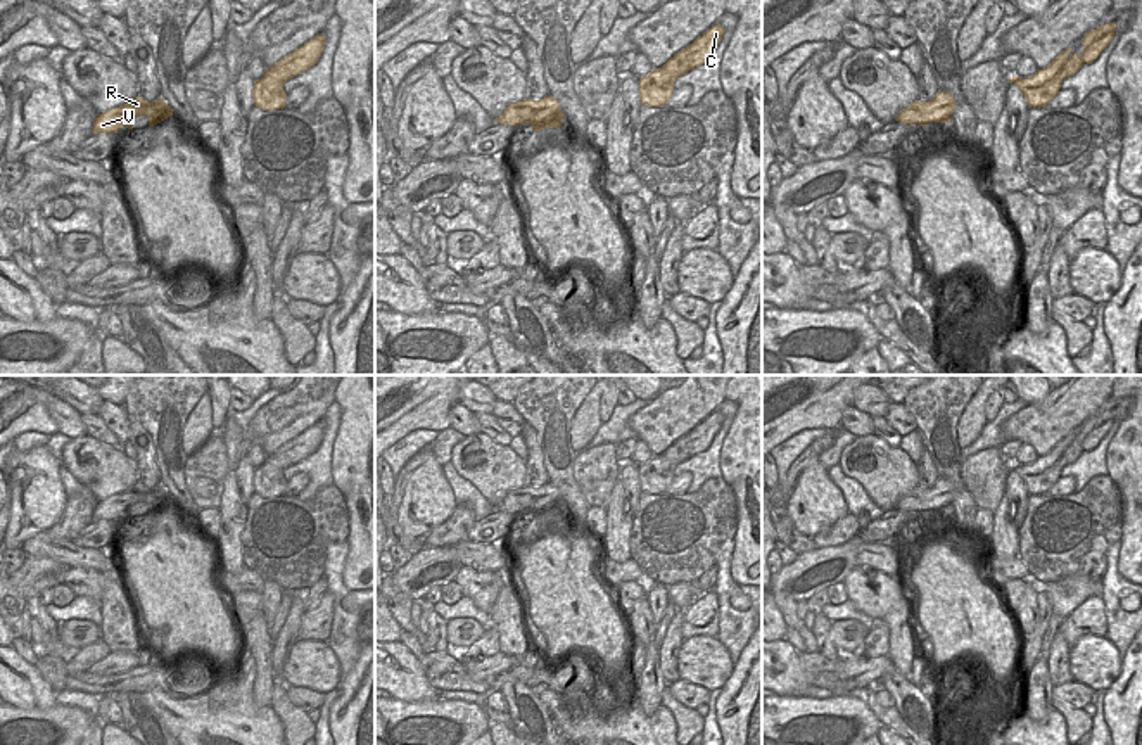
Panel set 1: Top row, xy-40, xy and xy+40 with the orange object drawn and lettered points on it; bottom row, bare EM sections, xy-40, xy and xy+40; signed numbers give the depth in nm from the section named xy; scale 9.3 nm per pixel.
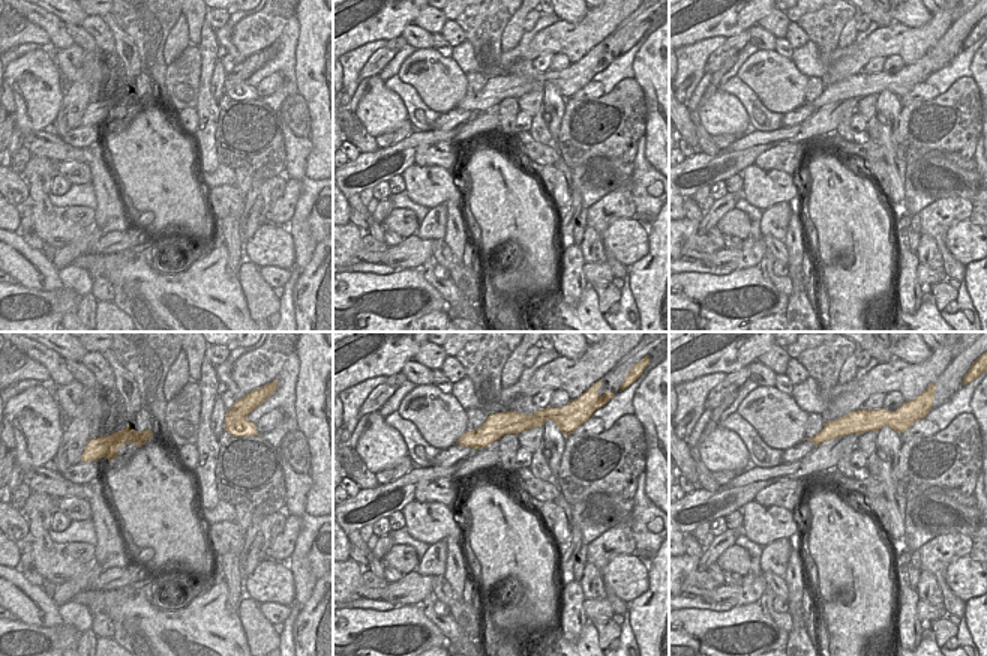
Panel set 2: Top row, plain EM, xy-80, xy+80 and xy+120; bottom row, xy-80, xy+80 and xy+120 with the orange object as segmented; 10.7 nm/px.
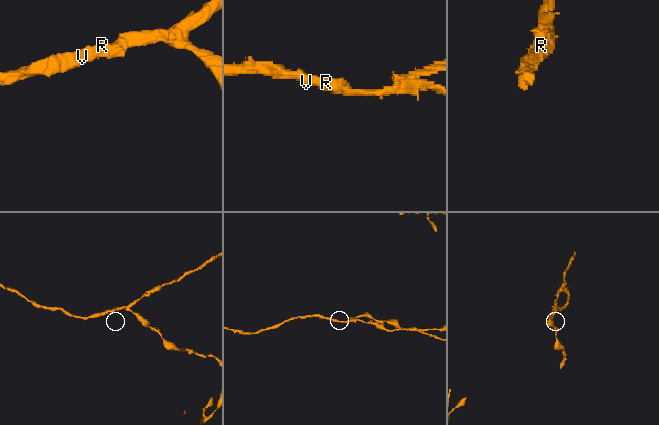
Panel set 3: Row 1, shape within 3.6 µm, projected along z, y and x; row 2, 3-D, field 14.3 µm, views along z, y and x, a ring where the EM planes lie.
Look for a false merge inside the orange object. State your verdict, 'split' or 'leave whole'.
split

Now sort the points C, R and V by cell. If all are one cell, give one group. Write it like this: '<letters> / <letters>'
C / R V

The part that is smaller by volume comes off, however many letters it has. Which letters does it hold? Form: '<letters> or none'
C

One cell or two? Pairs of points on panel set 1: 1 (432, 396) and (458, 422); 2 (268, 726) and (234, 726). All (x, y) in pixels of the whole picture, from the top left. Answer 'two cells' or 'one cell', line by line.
1: two cells
2: one cell

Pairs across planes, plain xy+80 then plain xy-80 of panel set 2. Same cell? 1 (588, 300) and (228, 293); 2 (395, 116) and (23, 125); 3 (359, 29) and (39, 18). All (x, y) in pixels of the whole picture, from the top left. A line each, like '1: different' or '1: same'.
1: same
2: same
3: different

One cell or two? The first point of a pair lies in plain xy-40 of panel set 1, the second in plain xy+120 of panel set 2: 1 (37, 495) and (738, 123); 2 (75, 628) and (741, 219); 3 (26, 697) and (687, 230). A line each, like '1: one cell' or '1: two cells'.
1: one cell
2: one cell
3: one cell

